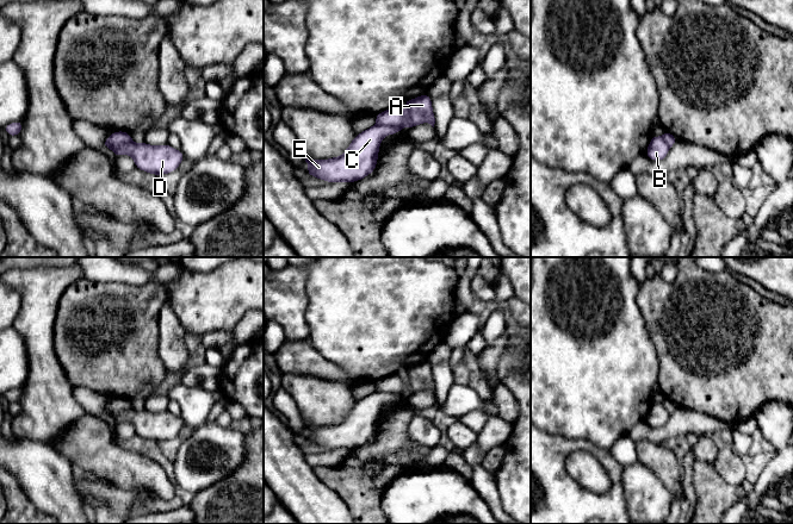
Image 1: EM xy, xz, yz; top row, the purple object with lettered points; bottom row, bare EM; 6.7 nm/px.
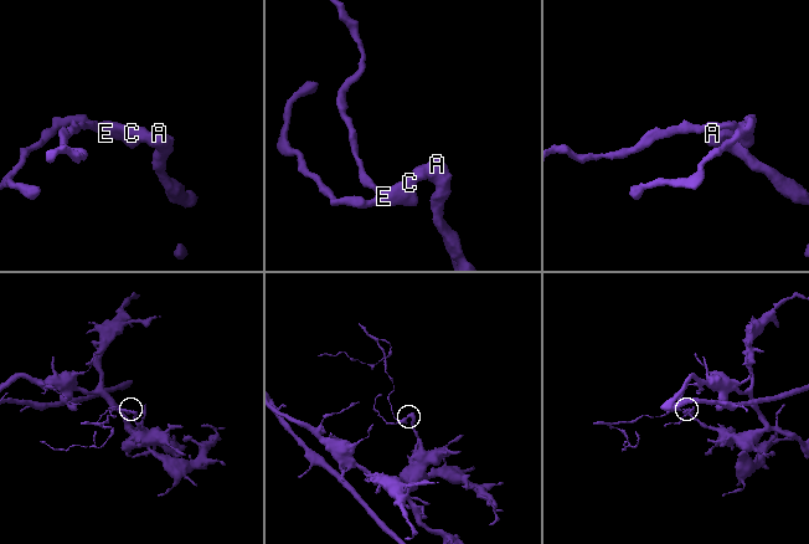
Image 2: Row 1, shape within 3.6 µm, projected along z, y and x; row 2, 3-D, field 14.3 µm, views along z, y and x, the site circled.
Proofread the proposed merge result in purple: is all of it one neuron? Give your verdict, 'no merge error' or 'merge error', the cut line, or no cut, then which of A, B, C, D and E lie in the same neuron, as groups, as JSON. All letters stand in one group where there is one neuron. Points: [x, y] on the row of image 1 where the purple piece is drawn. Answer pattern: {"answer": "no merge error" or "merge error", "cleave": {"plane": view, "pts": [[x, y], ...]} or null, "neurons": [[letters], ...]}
{"answer": "merge error", "cleave": {"plane": "xz", "pts": [[377, 123], [401, 129]]}, "neurons": [["A", "B", "D"], ["C", "E"]]}

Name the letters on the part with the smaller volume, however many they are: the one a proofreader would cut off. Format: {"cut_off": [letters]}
{"cut_off": ["C", "E"]}

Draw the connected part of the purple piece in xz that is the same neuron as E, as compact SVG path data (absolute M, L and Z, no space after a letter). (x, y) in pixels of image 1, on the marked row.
M376 124L357 133L346 151L337 157L315 160L303 154L305 162L310 166L305 170L309 175L332 183L359 181L376 169L383 138L399 131L401 129L397 127Z

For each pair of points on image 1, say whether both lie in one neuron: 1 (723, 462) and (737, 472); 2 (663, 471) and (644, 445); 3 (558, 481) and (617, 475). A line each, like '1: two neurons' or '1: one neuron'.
1: one neuron
2: one neuron
3: one neuron

